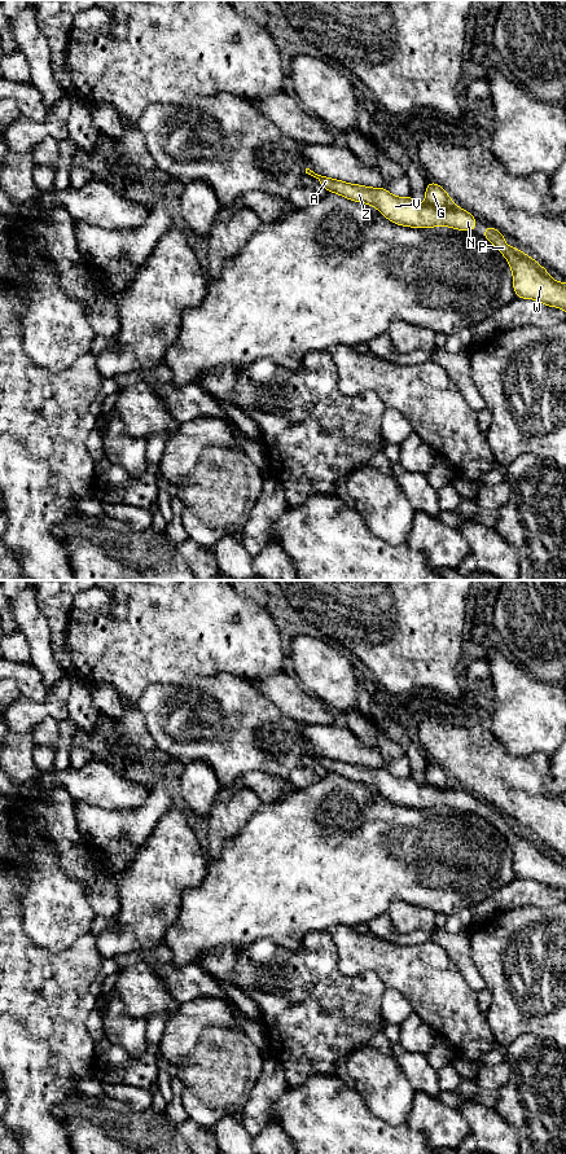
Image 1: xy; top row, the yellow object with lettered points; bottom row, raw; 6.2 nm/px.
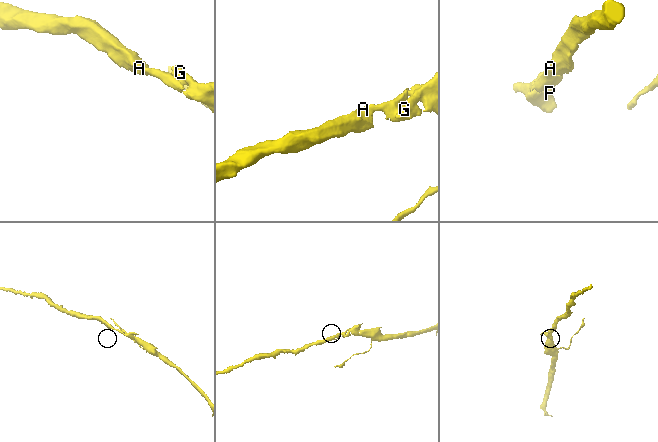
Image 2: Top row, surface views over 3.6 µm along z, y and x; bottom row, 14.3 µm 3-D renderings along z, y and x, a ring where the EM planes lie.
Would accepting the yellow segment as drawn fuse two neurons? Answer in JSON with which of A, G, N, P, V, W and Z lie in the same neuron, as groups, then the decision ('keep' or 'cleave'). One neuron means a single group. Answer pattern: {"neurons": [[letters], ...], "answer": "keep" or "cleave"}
{"neurons": [["A", "G", "N", "P", "V", "W", "Z"]], "answer": "keep"}

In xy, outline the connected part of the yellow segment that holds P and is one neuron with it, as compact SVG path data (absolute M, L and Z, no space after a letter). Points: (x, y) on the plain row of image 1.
M484 808L484 819L506 839L513 854L513 869L518 878L535 879L549 887L566 891L566 863L554 861L535 839L505 824L501 812Z

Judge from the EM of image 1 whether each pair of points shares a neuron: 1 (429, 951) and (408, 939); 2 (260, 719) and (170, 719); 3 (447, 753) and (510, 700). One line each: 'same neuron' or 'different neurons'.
1: different neurons
2: same neuron
3: different neurons

